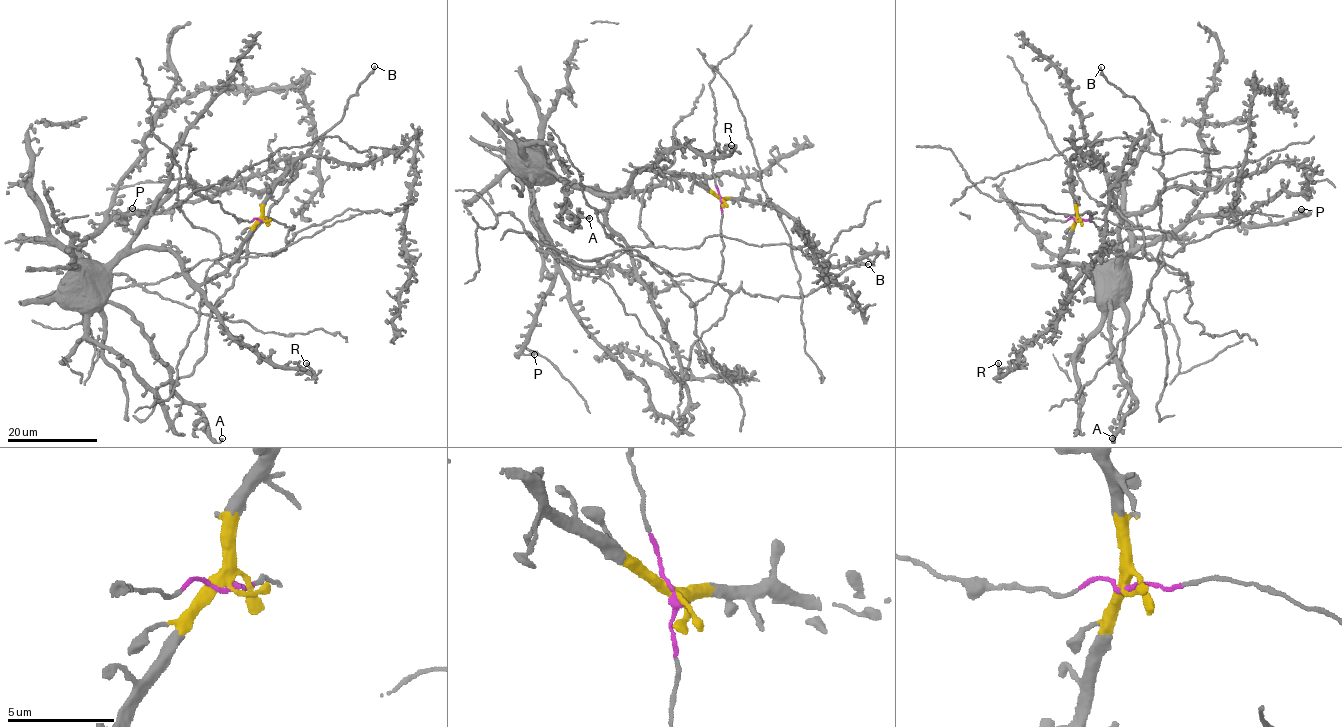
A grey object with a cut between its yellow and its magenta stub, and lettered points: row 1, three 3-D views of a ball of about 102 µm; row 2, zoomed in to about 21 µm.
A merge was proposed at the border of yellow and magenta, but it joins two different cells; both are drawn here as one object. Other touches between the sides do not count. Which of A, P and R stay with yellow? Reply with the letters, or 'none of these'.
A, P, R

